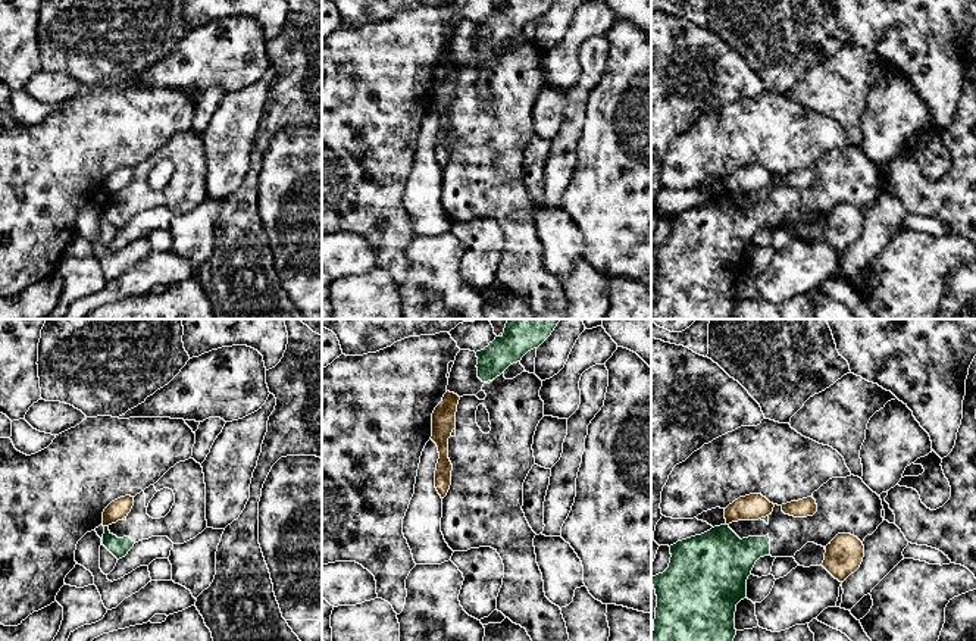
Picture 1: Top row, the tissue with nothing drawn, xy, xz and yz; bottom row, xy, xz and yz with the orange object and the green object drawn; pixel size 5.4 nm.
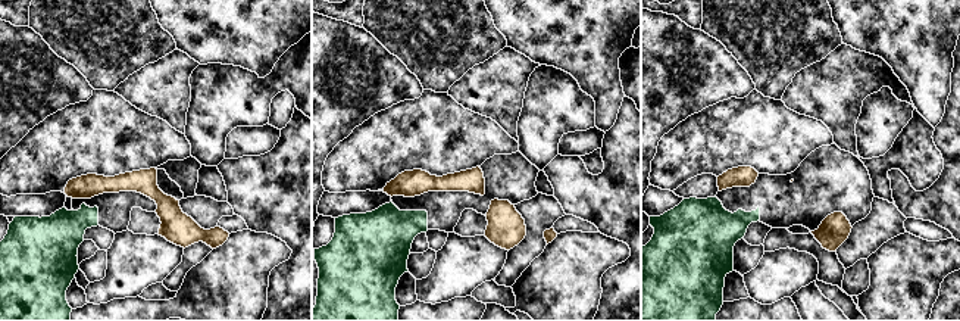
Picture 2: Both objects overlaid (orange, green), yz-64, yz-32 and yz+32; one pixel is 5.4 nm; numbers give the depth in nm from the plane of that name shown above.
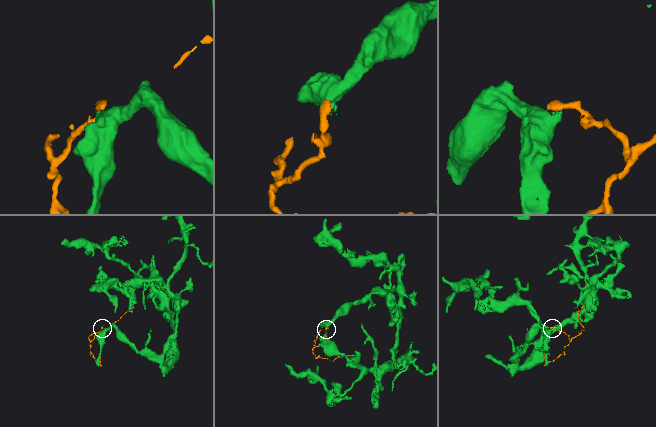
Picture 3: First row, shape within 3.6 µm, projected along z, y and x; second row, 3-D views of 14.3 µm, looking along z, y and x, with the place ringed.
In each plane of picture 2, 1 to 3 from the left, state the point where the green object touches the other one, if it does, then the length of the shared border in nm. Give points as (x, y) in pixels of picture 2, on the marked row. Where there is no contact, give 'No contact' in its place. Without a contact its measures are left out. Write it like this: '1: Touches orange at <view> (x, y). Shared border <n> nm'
1: No contact
2: No contact
3: No contact

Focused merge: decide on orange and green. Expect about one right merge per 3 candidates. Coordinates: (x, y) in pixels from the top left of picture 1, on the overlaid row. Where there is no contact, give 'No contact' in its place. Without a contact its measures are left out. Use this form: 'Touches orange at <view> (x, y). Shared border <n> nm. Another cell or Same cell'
Touches orange at xy (106, 525). Shared border 30 nm. Another cell

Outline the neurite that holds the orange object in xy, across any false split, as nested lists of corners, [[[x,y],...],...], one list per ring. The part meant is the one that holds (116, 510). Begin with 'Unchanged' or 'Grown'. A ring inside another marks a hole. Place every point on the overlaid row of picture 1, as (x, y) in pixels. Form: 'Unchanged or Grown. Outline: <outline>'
Unchanged. Outline: [[[125,495],[112,501],[103,512],[103,526],[109,526],[128,516],[134,506],[134,497]]]

